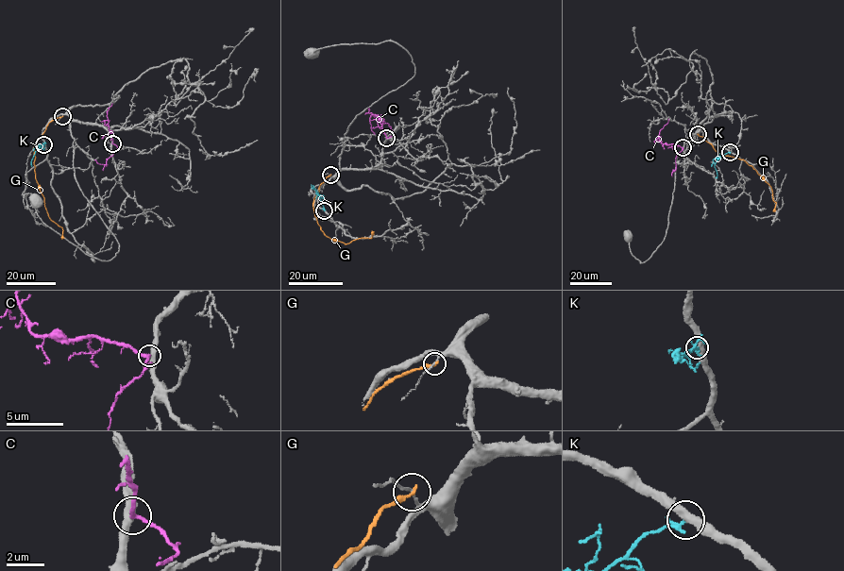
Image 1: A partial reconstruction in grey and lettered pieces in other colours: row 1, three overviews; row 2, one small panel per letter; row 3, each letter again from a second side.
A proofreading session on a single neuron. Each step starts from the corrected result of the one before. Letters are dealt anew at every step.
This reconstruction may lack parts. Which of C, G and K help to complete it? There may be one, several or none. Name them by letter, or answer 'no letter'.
C

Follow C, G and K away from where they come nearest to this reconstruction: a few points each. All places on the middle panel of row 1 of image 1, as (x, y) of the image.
C: (387, 138), (380, 119), (375, 114), (370, 119), (375, 134)
G: (330, 175), (319, 186), (312, 203), (322, 231), (346, 244), (371, 238), (372, 232)
K: (324, 210), (313, 185)

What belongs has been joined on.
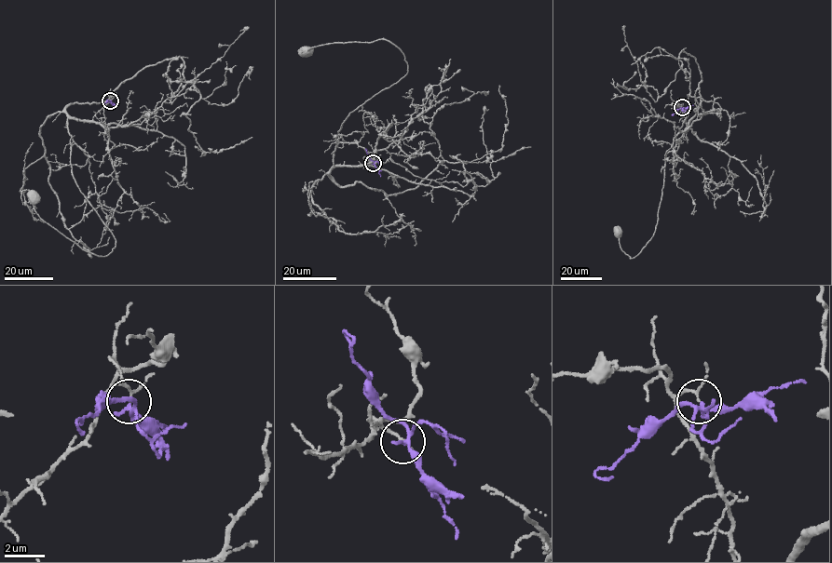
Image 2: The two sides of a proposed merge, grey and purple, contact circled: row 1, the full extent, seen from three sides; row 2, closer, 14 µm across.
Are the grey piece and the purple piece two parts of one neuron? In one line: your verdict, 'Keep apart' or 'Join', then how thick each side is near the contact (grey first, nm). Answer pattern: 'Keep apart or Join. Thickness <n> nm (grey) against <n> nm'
Keep apart. Thickness 80 nm (grey) against 160 nm

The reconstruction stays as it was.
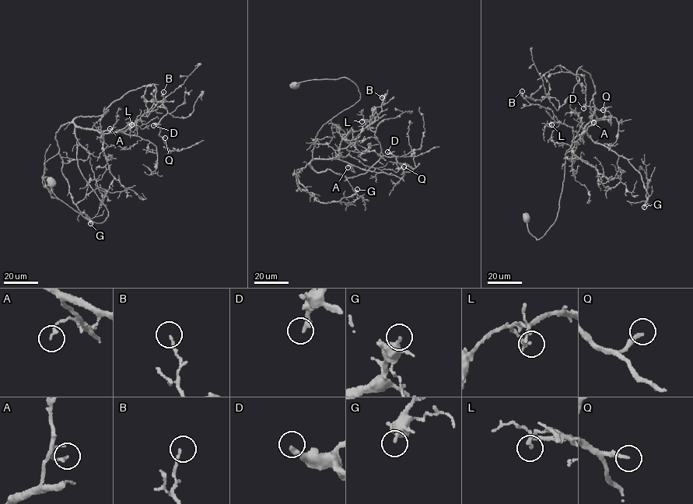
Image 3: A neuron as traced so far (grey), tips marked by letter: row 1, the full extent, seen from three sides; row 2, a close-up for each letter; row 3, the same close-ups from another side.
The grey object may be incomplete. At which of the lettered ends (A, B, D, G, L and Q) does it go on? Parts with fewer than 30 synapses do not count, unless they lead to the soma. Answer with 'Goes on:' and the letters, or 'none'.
Goes on: D, Q

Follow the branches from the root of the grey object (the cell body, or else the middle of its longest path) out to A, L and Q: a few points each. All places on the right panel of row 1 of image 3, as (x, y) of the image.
A: (526, 217), (528, 231), (536, 239), (541, 237), (554, 222), (562, 187), (565, 155), (593, 122)
L: (526, 217), (528, 231), (536, 239), (554, 222), (565, 155), (585, 131), (578, 134), (564, 124), (551, 124)
Q: (526, 217), (536, 239), (556, 219), (565, 155), (594, 107), (595, 86), (579, 68), (586, 105), (603, 110)

